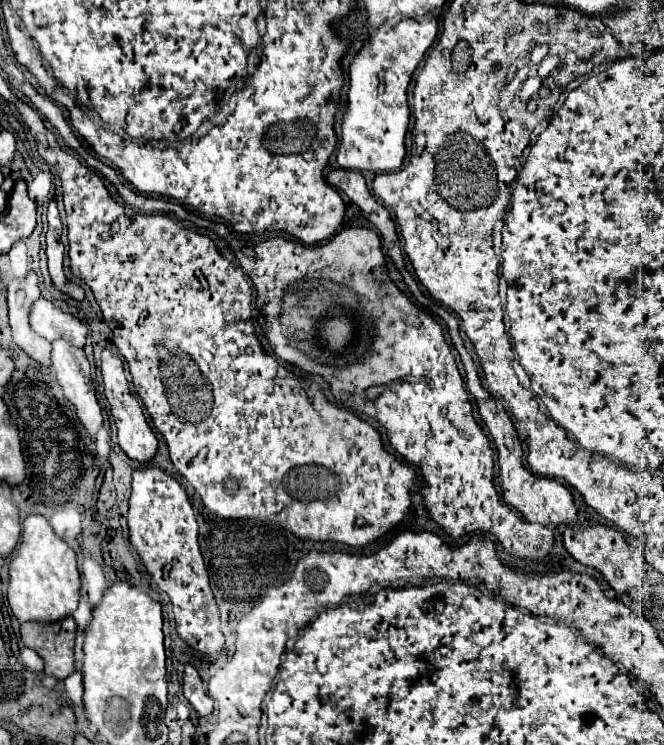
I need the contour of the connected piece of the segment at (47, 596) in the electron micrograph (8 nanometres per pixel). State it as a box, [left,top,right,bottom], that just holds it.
[8,515,80,621]

